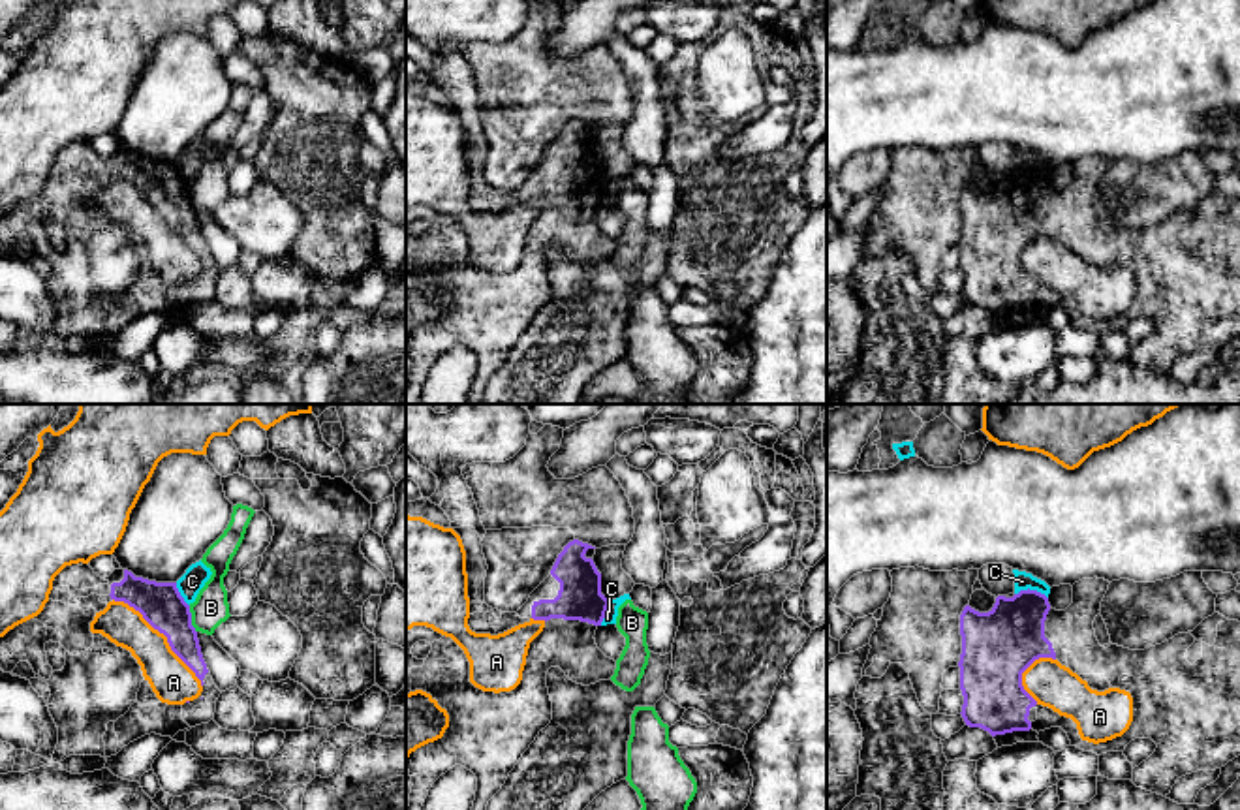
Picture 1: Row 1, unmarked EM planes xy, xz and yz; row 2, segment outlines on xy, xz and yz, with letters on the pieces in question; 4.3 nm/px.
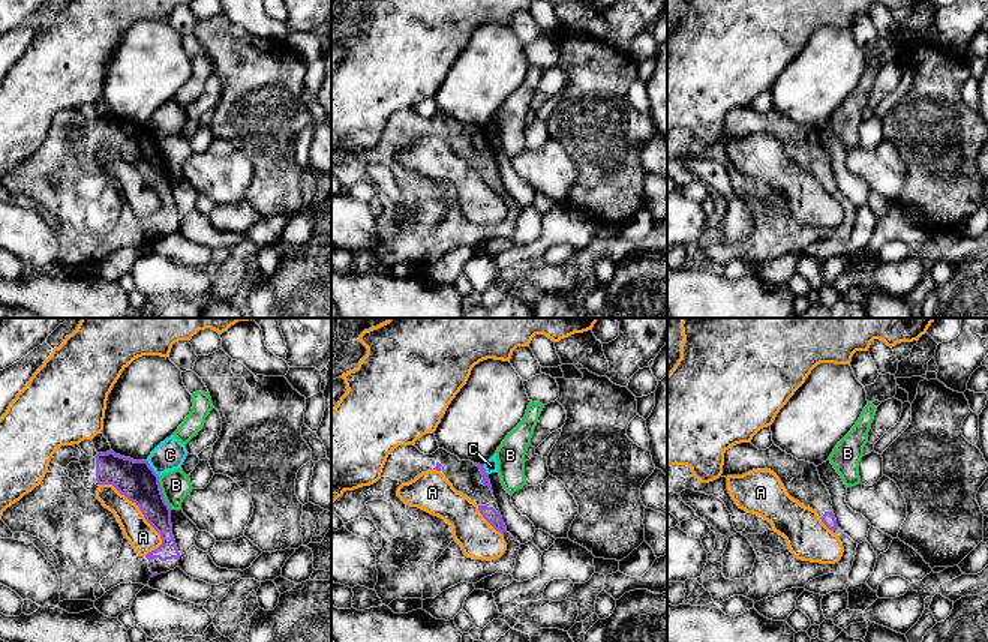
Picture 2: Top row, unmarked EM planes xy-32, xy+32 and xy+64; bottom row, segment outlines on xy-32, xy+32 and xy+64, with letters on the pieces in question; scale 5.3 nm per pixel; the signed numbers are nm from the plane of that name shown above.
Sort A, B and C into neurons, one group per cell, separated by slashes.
A / B / C

